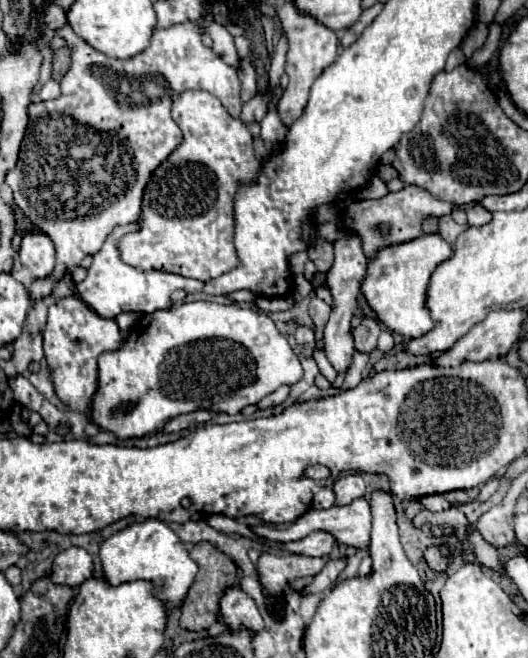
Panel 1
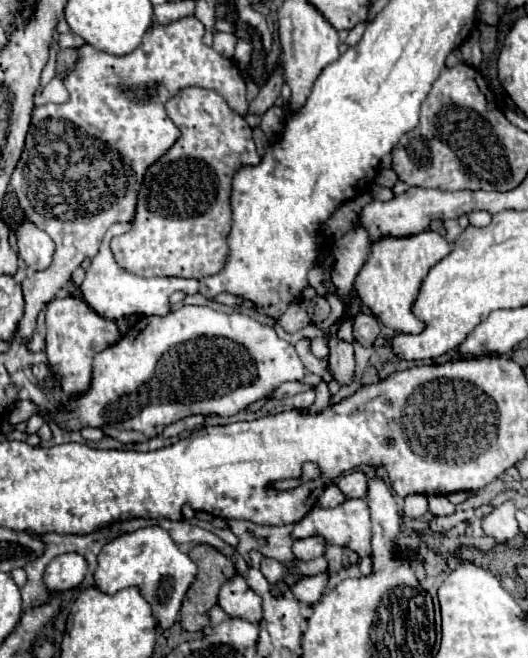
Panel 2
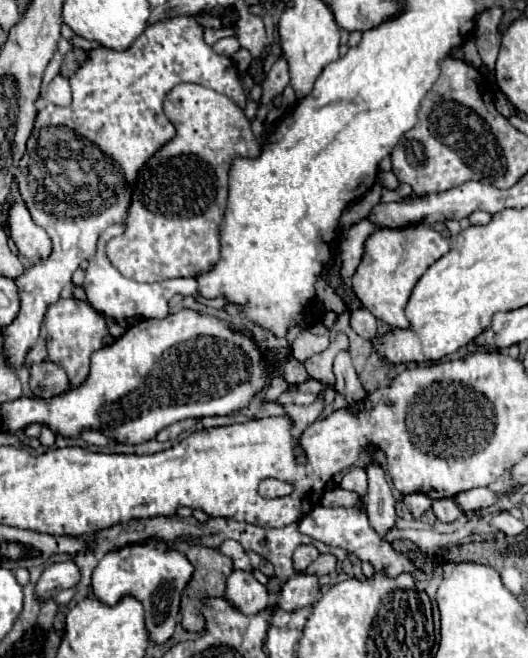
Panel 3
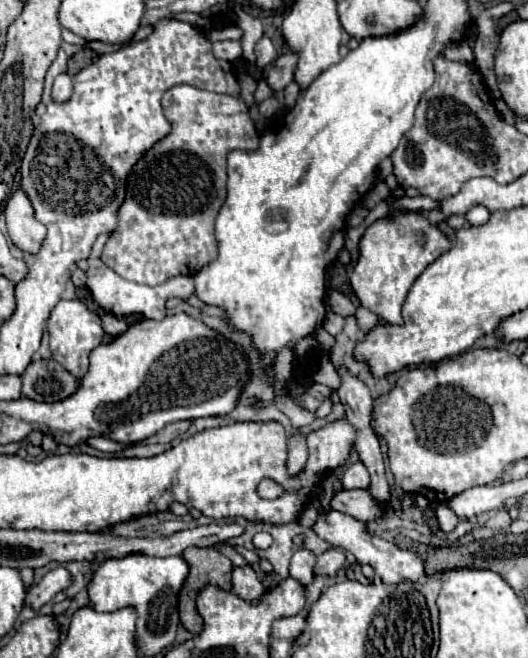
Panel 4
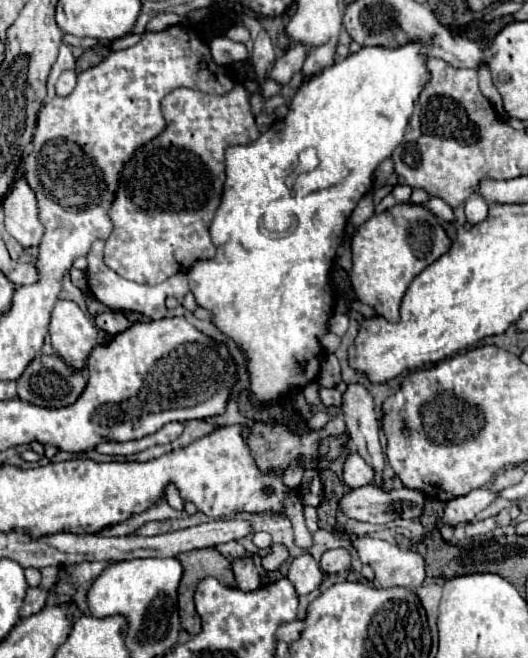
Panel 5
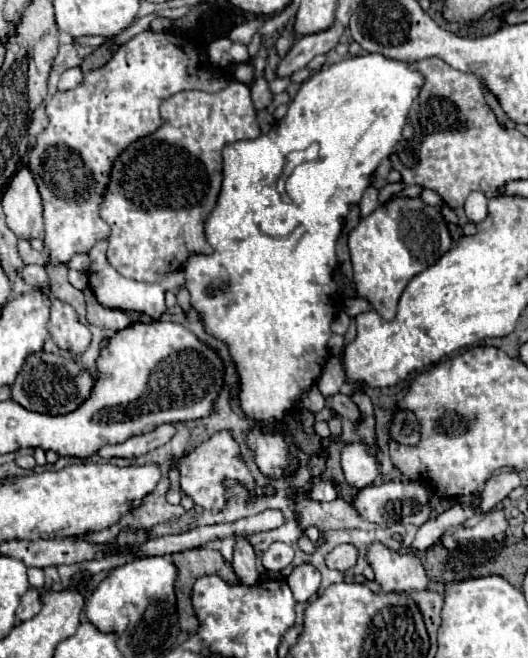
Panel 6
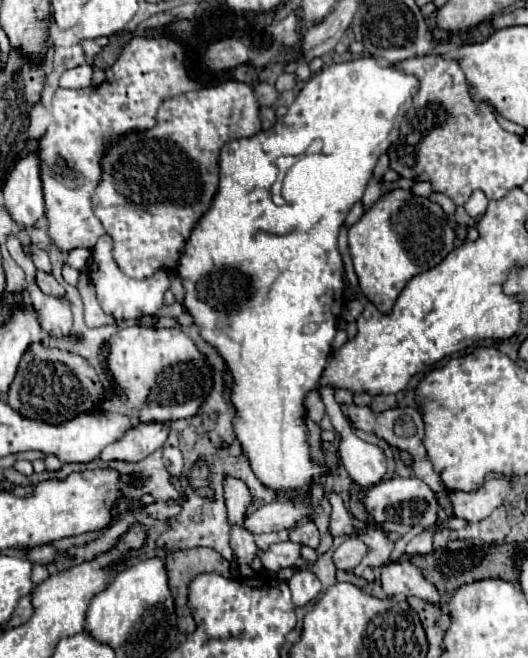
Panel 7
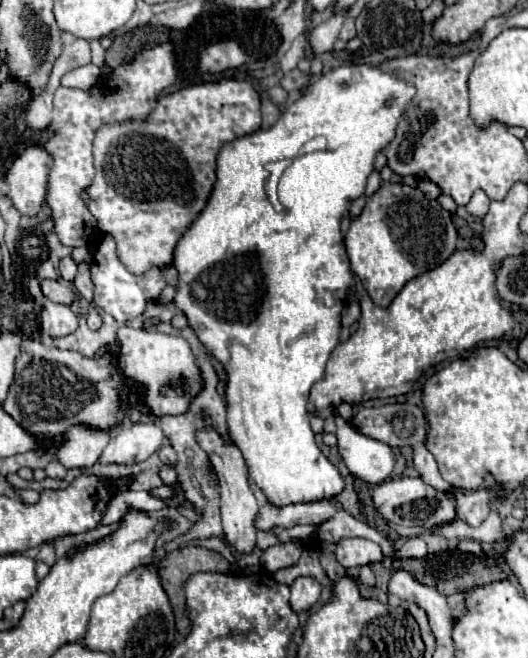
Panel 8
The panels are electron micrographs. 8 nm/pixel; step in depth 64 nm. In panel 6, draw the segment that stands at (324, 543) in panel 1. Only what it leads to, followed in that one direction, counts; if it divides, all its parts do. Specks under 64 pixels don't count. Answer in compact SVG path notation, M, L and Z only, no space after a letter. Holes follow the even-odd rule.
M300 564L286 578L298 602L306 602L320 588L320 572L312 564Z

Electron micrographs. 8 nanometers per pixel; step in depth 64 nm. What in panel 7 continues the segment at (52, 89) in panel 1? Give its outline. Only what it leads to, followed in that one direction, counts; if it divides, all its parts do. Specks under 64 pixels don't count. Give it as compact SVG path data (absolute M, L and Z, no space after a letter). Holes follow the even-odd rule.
M90 64L76 66L72 70L66 70L60 78L60 88L86 88L92 82L94 68Z

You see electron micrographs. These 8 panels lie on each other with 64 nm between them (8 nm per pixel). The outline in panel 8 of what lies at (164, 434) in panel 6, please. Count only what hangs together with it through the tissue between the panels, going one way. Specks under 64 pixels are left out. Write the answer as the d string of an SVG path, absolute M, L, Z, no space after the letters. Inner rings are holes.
M126 422L114 430L112 440L108 442L108 446L100 456L100 462L102 464L144 462L162 444L164 444L164 432L156 422L152 424Z

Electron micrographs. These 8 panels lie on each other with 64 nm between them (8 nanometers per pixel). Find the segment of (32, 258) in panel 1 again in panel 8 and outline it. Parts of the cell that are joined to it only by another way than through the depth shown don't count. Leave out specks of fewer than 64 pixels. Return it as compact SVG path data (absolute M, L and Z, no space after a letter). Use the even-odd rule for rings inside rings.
M30 146L26 148L10 166L6 172L6 182L8 182L8 198L12 200L14 208L22 216L36 216L42 210L44 196L46 196L46 182L48 182L48 168L52 164L52 156L42 148L42 146Z

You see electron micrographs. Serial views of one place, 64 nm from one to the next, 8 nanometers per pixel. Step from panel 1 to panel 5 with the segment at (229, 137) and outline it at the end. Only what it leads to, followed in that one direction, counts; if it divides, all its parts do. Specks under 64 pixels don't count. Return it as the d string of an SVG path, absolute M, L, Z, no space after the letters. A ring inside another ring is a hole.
M236 84L228 94L204 94L192 88L178 88L166 94L162 100L162 114L168 122L166 130L136 150L132 160L124 166L120 176L120 188L110 208L114 230L106 240L104 262L116 274L126 280L154 286L170 278L170 274L188 272L194 262L210 260L216 254L216 246L210 240L210 222L220 206L224 188L224 152L228 146L256 142L260 132L250 112L248 94L242 84Z

